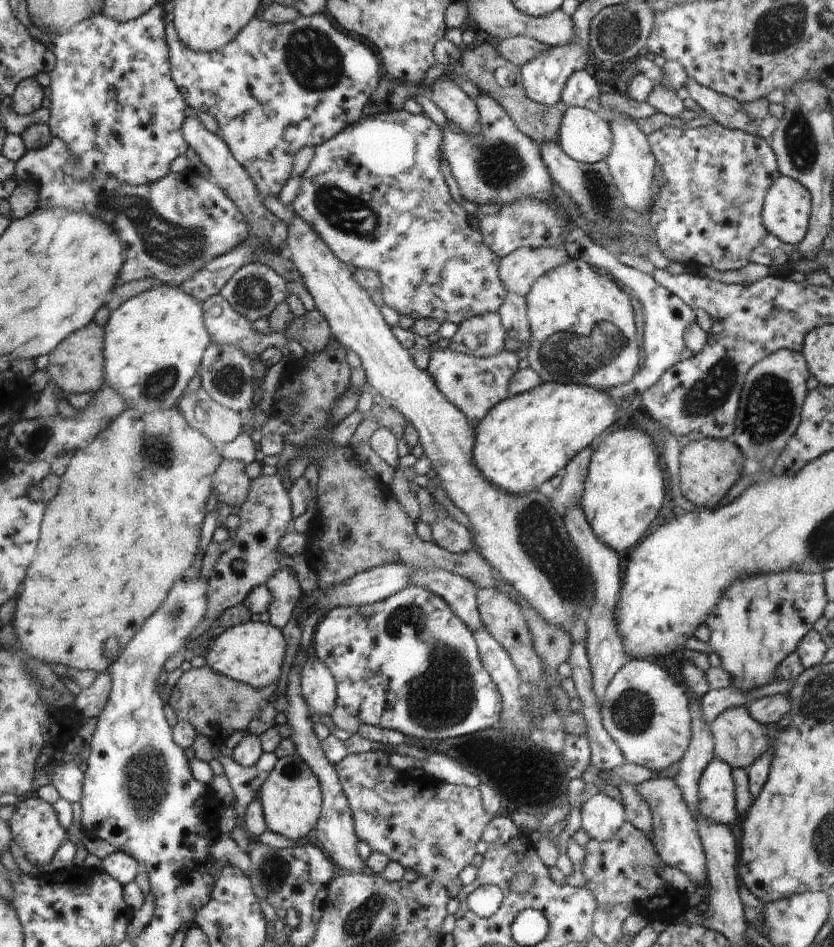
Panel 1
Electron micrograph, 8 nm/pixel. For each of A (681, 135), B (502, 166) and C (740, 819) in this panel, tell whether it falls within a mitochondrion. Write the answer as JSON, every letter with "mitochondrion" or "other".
{"A":"other","B":"mitochondrion","C":"other"}

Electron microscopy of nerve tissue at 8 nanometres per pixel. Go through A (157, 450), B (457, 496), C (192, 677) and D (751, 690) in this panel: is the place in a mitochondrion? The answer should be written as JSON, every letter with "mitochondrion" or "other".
{"A":"mitochondrion","B":"other","C":"other","D":"other"}

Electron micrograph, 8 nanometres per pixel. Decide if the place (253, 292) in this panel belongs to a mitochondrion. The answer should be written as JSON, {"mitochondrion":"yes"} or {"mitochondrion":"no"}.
{"mitochondrion":"yes"}

